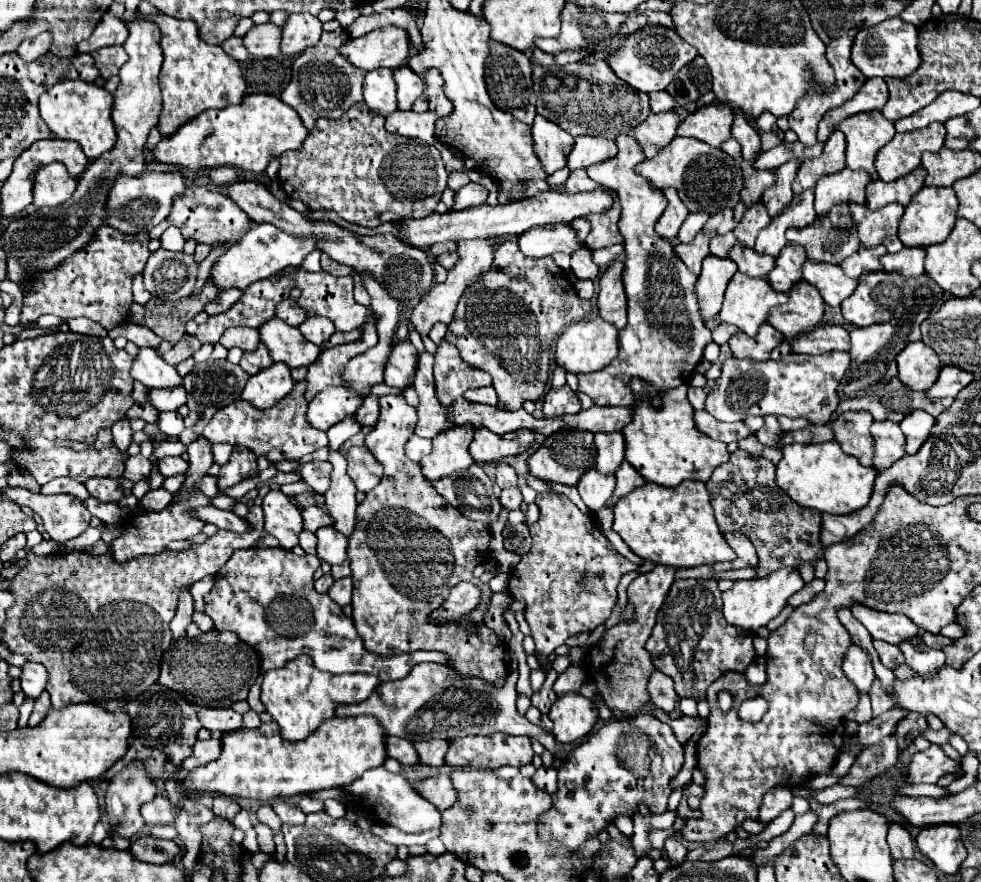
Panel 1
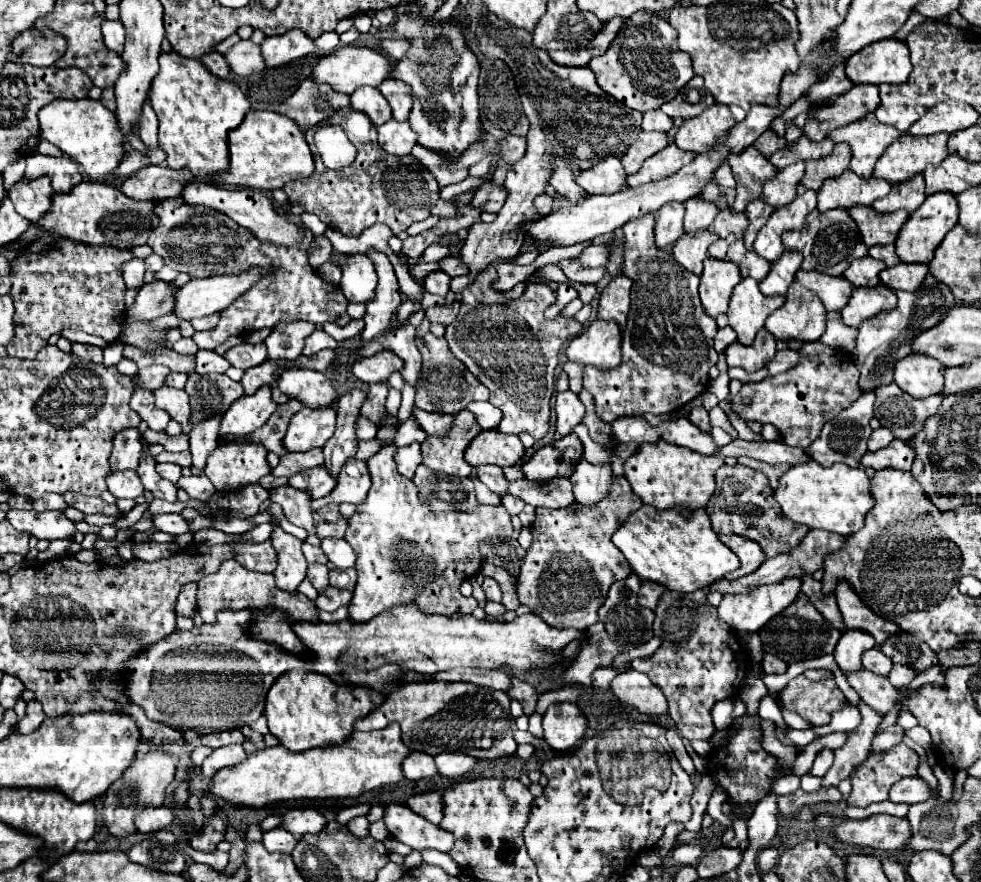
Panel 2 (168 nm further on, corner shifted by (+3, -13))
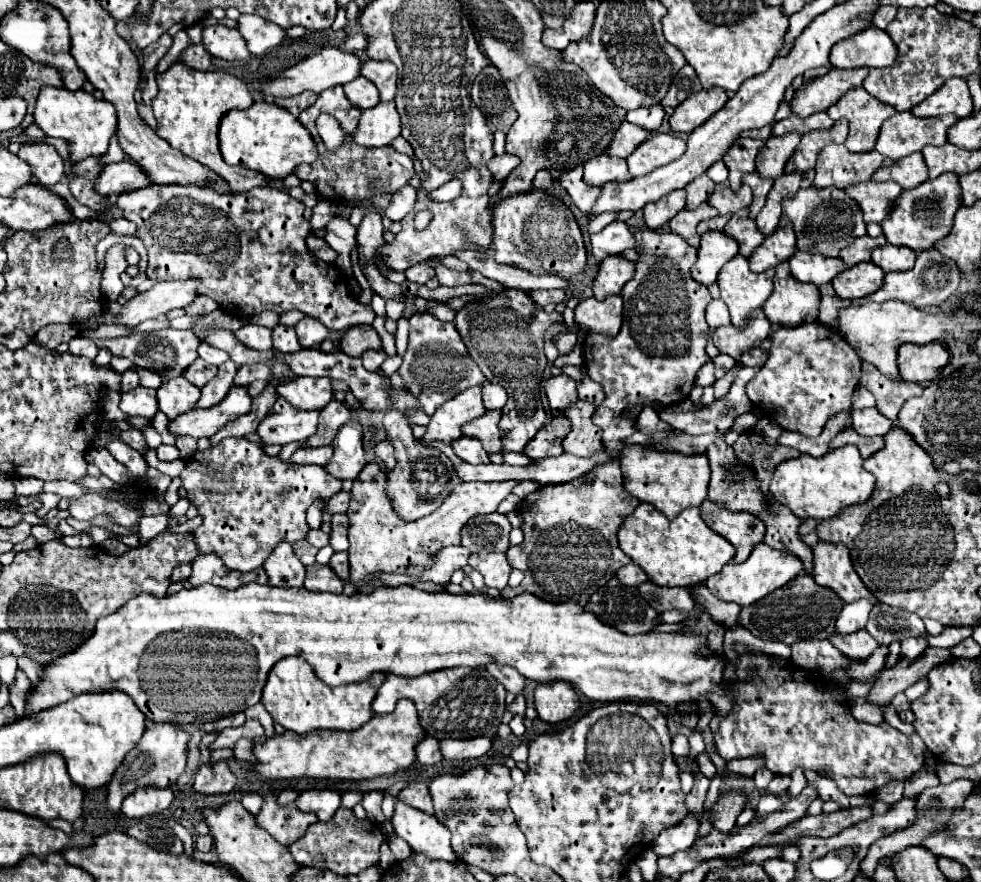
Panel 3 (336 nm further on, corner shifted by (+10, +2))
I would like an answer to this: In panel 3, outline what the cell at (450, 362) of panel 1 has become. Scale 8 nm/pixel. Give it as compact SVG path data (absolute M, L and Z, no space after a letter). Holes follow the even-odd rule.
M419 312L411 316L409 324L409 346L399 374L407 390L417 396L417 402L421 404L421 410L425 414L431 416L443 402L451 400L471 386L485 382L485 376L481 376L481 370L477 368L477 364L473 364L473 358L469 356L453 322L441 322L429 312Z

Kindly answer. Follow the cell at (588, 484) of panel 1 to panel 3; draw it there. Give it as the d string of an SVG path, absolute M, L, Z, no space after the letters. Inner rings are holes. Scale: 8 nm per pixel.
M577 400L569 408L565 408L563 414L571 422L571 432L563 440L563 448L567 454L591 456L603 448L601 446L601 428L597 428L591 422L591 416L595 410L597 410L595 404L589 404L583 400Z

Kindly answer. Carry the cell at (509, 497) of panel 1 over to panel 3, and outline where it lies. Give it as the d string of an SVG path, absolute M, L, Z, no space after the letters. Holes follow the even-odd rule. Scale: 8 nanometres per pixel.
M527 480L527 482L519 482L519 484L513 488L513 494L517 494L519 498L525 498L525 496L529 496L531 492L535 492L535 490L539 490L539 488L541 488L539 484Z

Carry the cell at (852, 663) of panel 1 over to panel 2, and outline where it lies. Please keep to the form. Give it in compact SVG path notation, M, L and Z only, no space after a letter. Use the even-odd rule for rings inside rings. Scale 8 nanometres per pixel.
M846 629L834 649L834 659L840 671L844 675L848 675L848 671L860 671L862 669L860 655L872 647L876 647L876 641L866 631Z

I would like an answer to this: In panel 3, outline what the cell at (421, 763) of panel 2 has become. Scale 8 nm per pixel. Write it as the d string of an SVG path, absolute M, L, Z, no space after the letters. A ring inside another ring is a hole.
M427 736L423 742L417 744L417 762L429 766L429 764L439 764L443 760L441 750L439 750L439 740L433 736Z

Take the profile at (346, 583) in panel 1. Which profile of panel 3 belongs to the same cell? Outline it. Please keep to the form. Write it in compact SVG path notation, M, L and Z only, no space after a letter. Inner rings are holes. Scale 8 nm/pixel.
M313 564L313 566L307 566L305 588L313 590L313 592L343 594L343 580L329 566Z

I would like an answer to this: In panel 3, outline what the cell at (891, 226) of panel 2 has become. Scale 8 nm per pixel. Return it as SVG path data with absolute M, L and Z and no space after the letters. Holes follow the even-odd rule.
M869 180L865 184L849 186L845 188L845 192L861 206L863 218L869 224L869 222L881 222L893 210L893 204L901 194L901 186L893 180L881 184Z

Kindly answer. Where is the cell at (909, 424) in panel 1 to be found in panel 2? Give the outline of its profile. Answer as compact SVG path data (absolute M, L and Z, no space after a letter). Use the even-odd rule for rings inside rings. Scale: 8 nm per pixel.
M894 439L888 447L870 453L866 451L866 455L862 457L862 465L864 467L874 467L874 469L900 469L900 471L910 471L912 463L914 463L914 451L912 447L908 447L908 441L902 439Z

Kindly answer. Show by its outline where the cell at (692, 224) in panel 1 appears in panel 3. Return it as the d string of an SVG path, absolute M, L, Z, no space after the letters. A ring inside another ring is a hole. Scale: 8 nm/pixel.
M703 174L703 176L697 176L695 180L691 180L687 186L685 186L685 192L687 192L687 208L697 208L699 204L707 202L707 198L713 194L713 180Z

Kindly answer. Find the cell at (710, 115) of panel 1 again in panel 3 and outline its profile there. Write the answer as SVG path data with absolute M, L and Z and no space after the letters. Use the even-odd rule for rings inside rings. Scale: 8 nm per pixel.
M721 88L701 90L687 100L683 100L673 116L669 118L669 124L673 132L691 132L693 128L701 126L705 120L709 120L719 108L723 108L727 102L727 94Z

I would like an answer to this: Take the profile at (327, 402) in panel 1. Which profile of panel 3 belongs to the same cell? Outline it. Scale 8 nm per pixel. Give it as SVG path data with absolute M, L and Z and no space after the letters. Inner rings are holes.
M279 398L271 412L261 418L257 434L263 444L289 444L297 440L307 440L317 430L319 412L303 412L289 406L285 398Z

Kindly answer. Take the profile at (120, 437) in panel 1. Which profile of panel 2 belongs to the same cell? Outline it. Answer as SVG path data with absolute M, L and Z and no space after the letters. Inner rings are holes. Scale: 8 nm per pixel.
M124 429L118 431L112 439L112 455L110 455L110 467L116 469L136 469L142 449L142 435L138 429Z

